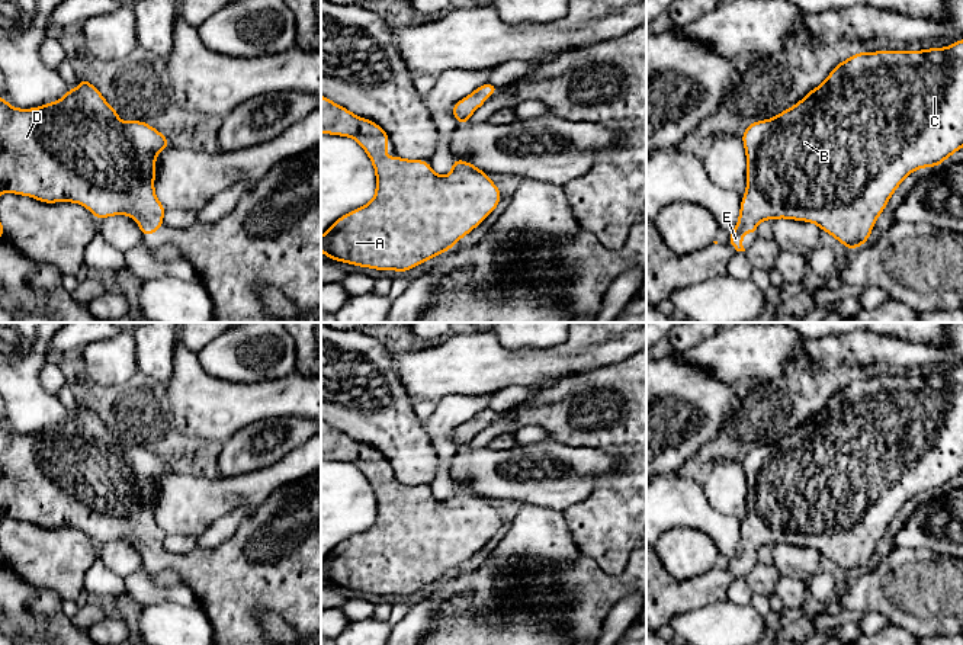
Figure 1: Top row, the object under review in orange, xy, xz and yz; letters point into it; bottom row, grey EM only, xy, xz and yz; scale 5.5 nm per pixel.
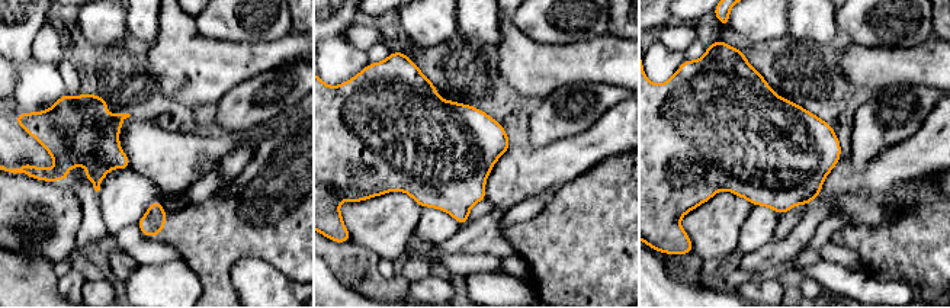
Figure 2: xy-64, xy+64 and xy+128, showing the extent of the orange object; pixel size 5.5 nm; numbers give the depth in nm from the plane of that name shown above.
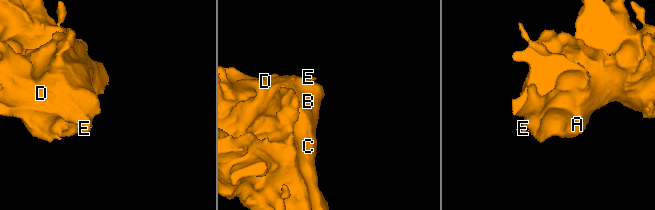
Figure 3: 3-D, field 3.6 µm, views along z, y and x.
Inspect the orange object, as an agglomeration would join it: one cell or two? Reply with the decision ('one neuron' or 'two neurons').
one neuron

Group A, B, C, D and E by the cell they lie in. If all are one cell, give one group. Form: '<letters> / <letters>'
A B C D E

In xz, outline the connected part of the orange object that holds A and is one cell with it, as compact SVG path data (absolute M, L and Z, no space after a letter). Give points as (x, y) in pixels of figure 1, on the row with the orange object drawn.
M322 94L321 134L357 141L376 173L373 199L340 216L321 237L327 259L404 273L455 247L503 198L472 163L453 158L453 170L440 177L427 160L385 157L388 134Z

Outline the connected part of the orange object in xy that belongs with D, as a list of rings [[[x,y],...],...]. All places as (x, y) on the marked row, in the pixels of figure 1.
[[[86,78],[76,90],[33,109],[16,109],[0,97],[0,195],[4,192],[31,196],[44,203],[74,202],[86,206],[96,219],[129,215],[141,227],[142,238],[161,228],[166,208],[155,198],[155,155],[171,142],[142,121],[121,122],[113,109]]]

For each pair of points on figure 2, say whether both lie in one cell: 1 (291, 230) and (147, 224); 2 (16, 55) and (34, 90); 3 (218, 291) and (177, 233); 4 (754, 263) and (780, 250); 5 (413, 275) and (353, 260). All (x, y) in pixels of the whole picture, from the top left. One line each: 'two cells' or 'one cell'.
1: one cell
2: one cell
3: one cell
4: one cell
5: two cells

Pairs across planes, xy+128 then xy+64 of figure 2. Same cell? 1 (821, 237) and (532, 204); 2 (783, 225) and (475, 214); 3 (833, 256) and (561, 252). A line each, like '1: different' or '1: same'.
1: same
2: same
3: different

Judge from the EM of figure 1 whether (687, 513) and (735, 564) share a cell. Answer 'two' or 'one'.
two

